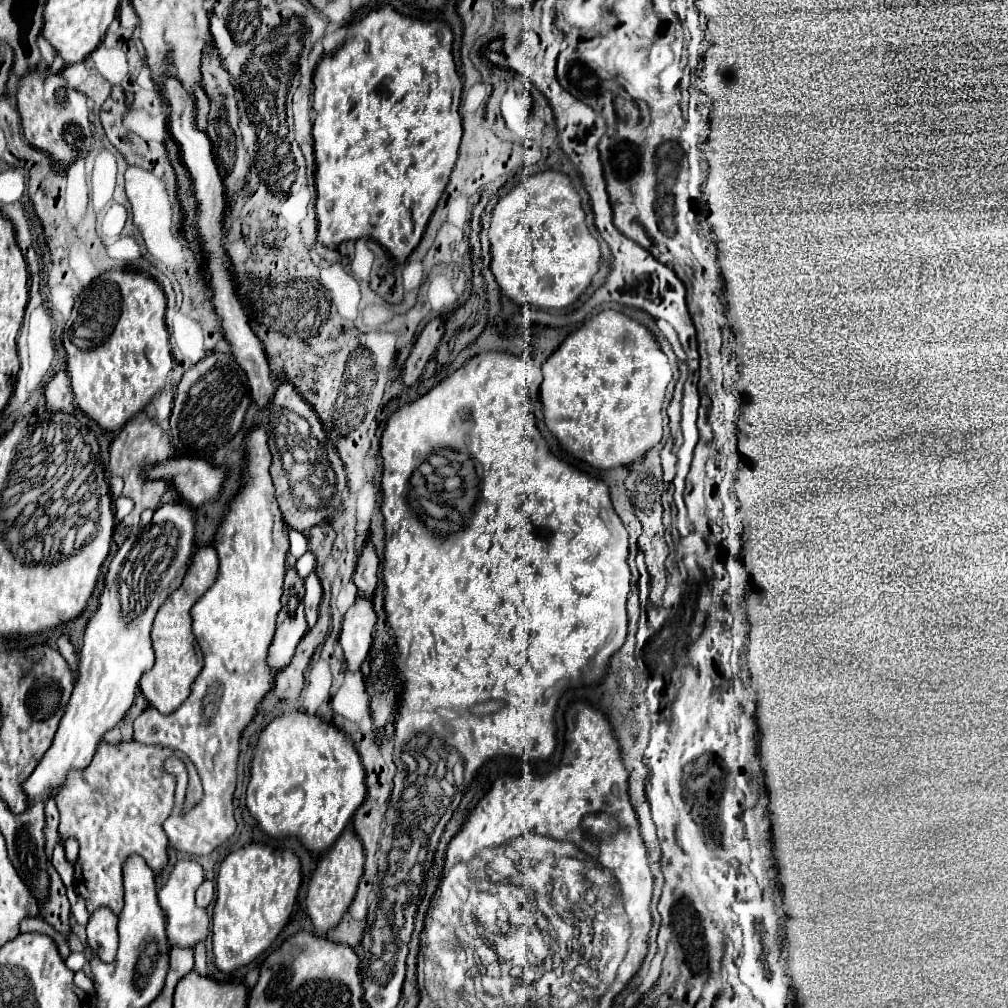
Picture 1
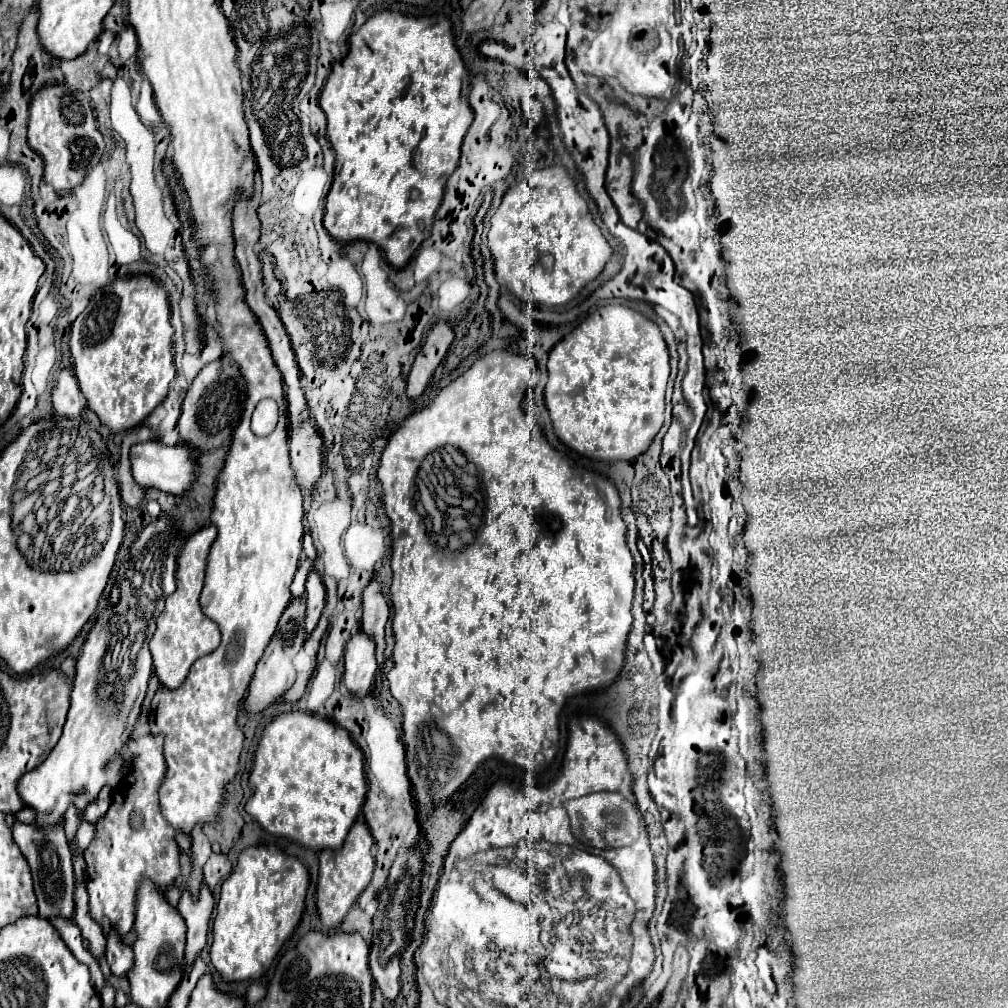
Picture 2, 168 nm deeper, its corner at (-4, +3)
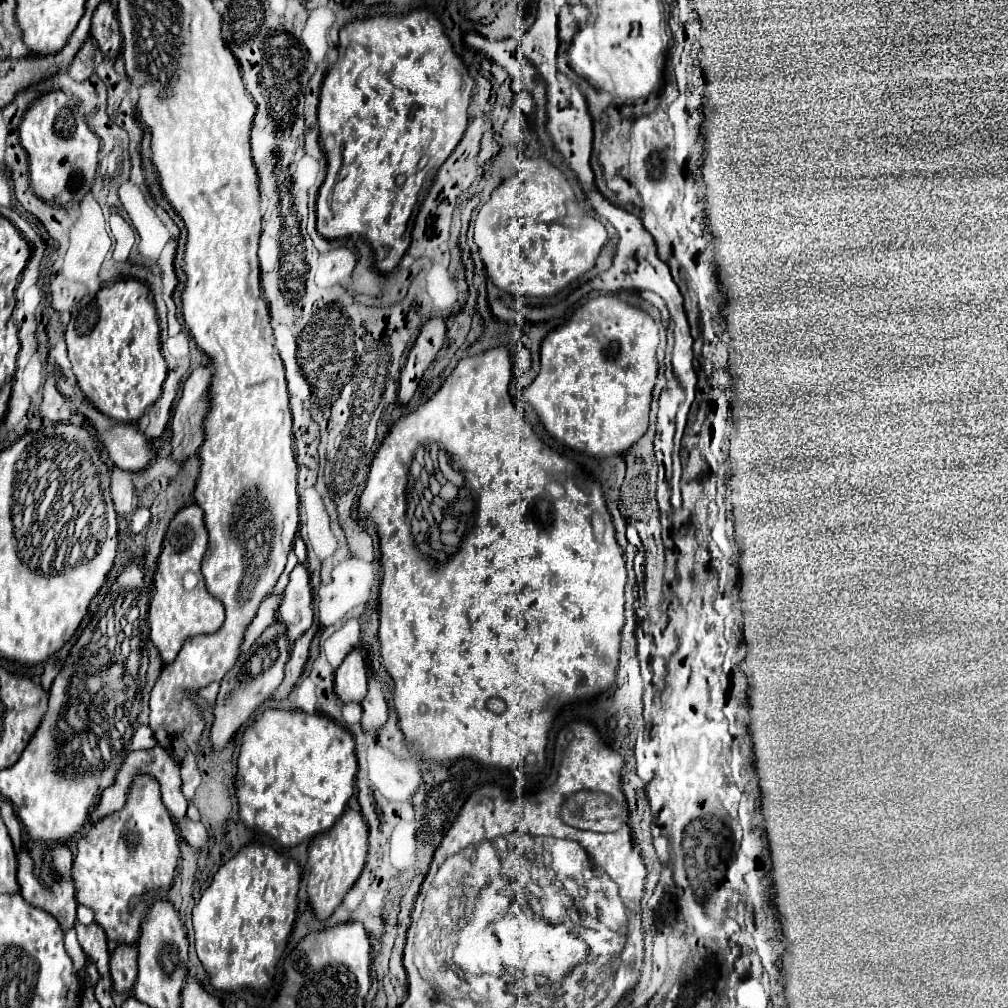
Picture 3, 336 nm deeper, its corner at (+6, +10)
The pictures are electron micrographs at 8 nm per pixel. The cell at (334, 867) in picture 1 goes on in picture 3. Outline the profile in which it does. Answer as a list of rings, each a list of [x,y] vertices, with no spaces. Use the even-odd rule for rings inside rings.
[[[346,809],[342,817],[322,835],[314,837],[310,843],[308,853],[308,865],[310,865],[310,877],[308,877],[308,897],[310,905],[320,921],[326,921],[334,909],[340,905],[348,889],[356,883],[356,879],[362,873],[362,867],[366,863],[366,851],[368,851],[368,825],[360,811]]]

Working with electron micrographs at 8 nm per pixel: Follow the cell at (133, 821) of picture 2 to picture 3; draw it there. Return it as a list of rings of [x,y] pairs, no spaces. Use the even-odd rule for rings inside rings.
[[[148,775],[134,779],[128,801],[120,811],[94,823],[78,841],[72,867],[76,899],[96,911],[96,923],[106,931],[110,947],[134,945],[138,941],[140,923],[152,903],[140,901],[134,911],[130,911],[128,905],[132,899],[142,899],[146,893],[168,891],[172,887],[180,857],[178,843],[180,835],[162,803],[160,785]]]

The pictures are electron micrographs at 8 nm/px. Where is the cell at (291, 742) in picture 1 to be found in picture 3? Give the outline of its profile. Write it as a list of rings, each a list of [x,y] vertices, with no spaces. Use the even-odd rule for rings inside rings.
[[[268,709],[242,735],[238,773],[234,781],[240,821],[246,827],[264,831],[284,847],[294,847],[306,839],[312,839],[314,835],[328,831],[342,815],[348,799],[354,793],[356,767],[358,761],[354,755],[352,735],[342,725],[336,725],[336,721],[330,717],[320,713],[308,715],[304,711]]]

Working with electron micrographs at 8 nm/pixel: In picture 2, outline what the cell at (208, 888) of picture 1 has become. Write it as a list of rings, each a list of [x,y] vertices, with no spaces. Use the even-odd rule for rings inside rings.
[[[212,854],[204,866],[204,884],[214,890],[218,882],[222,882],[232,870],[232,864],[224,854]]]

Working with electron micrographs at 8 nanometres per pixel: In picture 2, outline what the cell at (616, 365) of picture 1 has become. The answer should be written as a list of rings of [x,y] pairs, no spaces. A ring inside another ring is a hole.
[[[610,304],[592,312],[578,328],[552,348],[548,374],[544,398],[554,432],[568,448],[582,456],[602,462],[634,460],[648,450],[664,424],[664,392],[670,376],[668,346],[660,328],[628,306]]]

